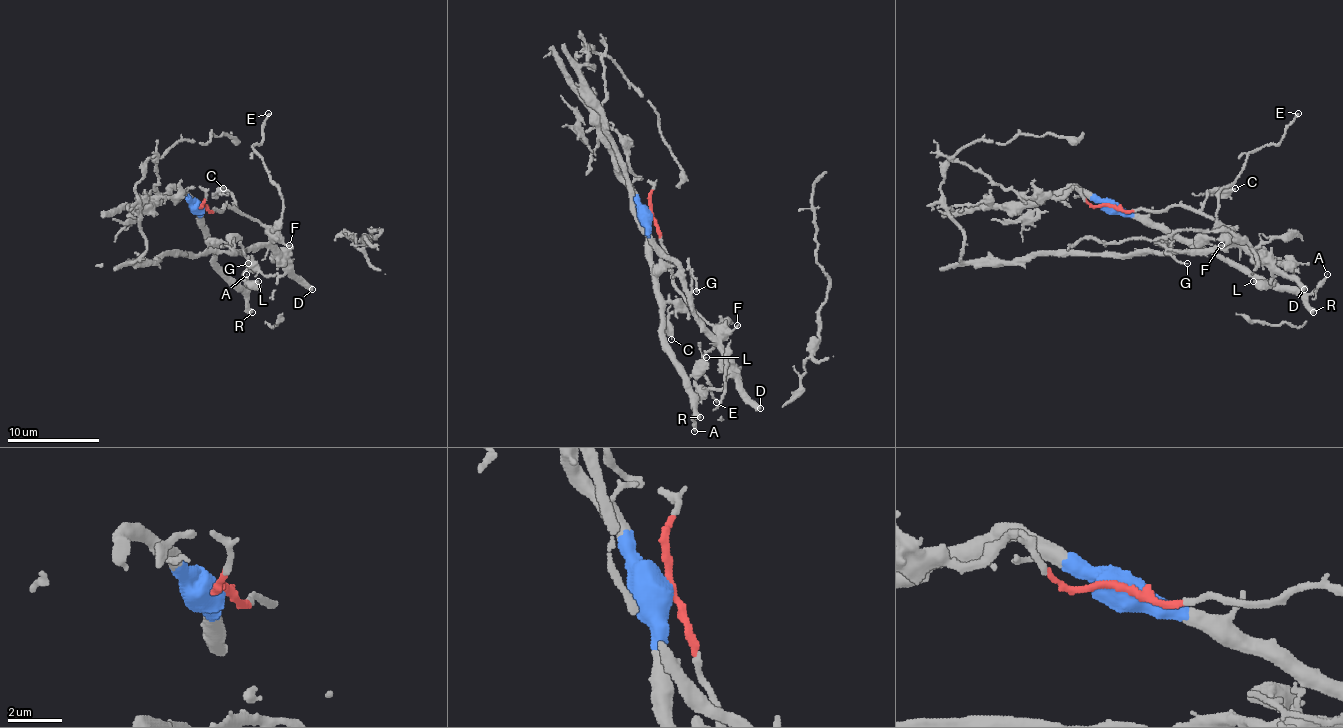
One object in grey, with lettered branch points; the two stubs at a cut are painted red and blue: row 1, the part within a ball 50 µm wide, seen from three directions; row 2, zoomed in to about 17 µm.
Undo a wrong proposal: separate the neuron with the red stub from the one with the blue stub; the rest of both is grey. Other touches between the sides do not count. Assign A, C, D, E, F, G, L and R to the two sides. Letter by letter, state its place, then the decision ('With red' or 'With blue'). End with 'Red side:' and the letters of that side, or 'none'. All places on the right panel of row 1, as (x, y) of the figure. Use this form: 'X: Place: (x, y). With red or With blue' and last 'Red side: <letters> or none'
A: Place: (1327, 274). With blue
C: Place: (1235, 188). With red
D: Place: (1304, 289). With red
E: Place: (1298, 113). With red
F: Place: (1221, 245). With red
G: Place: (1187, 263). With red
L: Place: (1253, 281). With blue
R: Place: (1313, 312). With blue
Red side: C, D, E, F, G

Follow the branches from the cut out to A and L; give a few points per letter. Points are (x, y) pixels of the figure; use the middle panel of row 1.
A: (652, 213), (652, 283), (662, 306), (662, 336), (687, 377), (694, 430)
L: (652, 213), (650, 250), (655, 287), (662, 308), (664, 345), (687, 380), (705, 357)

